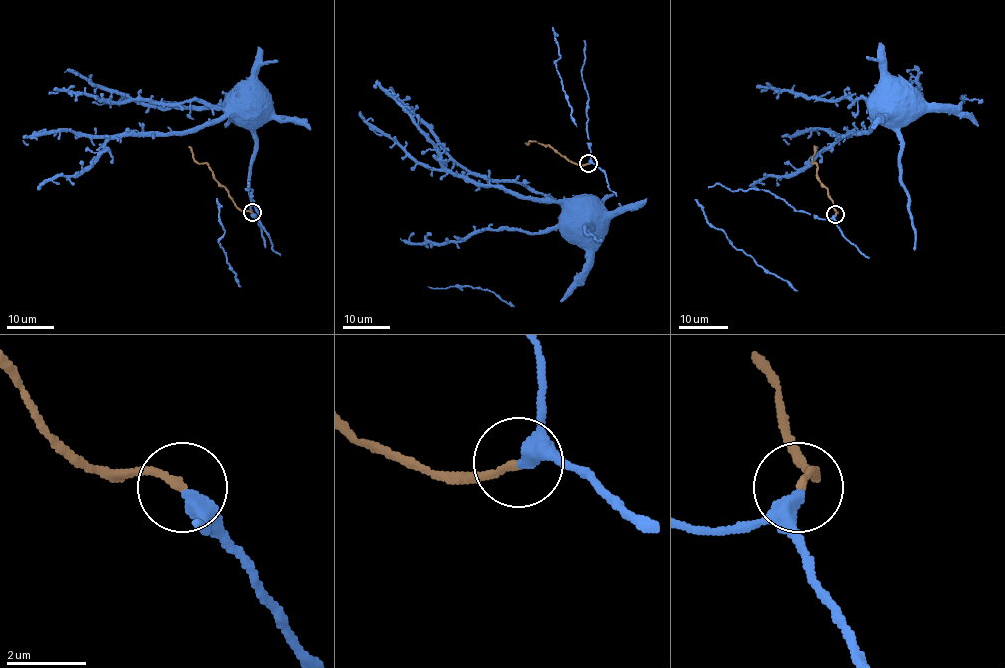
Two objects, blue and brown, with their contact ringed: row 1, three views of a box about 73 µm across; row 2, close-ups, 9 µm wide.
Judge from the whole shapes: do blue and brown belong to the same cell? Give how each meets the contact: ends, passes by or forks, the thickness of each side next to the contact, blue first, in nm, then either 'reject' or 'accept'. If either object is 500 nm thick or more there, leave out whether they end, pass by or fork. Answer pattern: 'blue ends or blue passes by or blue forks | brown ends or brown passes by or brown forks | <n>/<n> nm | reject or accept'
blue passes by | brown ends | 320/200 nm | accept

